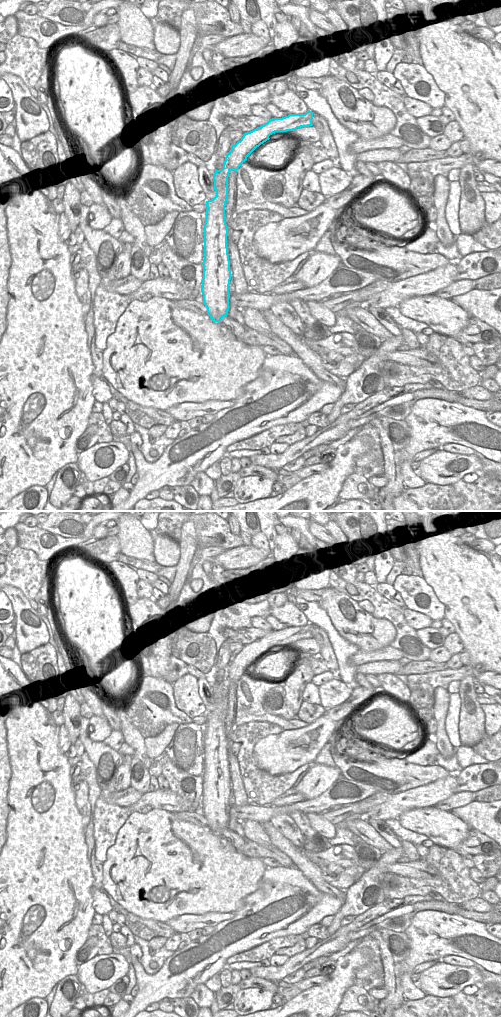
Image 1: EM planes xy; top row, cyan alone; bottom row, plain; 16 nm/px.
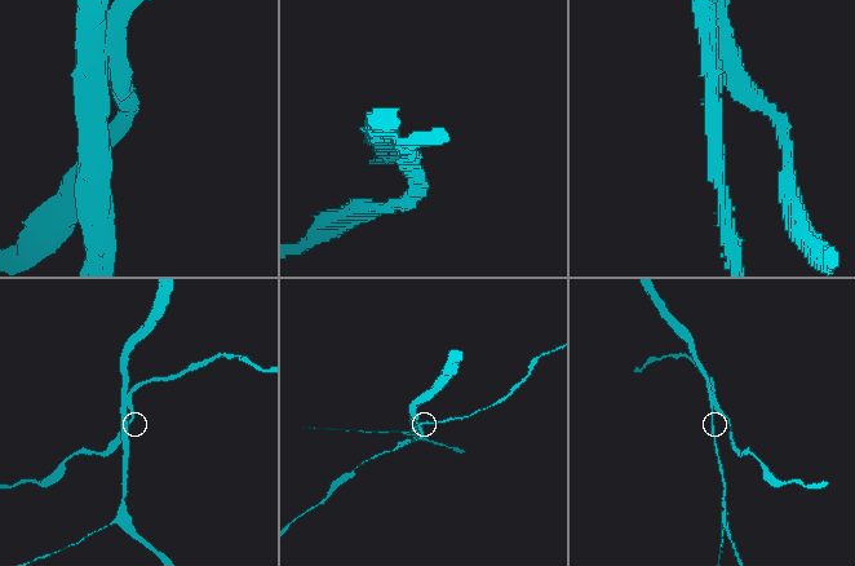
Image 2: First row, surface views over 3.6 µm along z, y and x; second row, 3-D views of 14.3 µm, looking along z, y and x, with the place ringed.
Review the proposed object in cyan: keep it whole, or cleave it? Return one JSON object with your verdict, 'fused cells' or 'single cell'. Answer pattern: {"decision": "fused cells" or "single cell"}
{"decision": "fused cells"}

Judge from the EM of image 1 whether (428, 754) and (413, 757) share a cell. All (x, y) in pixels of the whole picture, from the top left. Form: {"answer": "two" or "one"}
{"answer": "one"}

